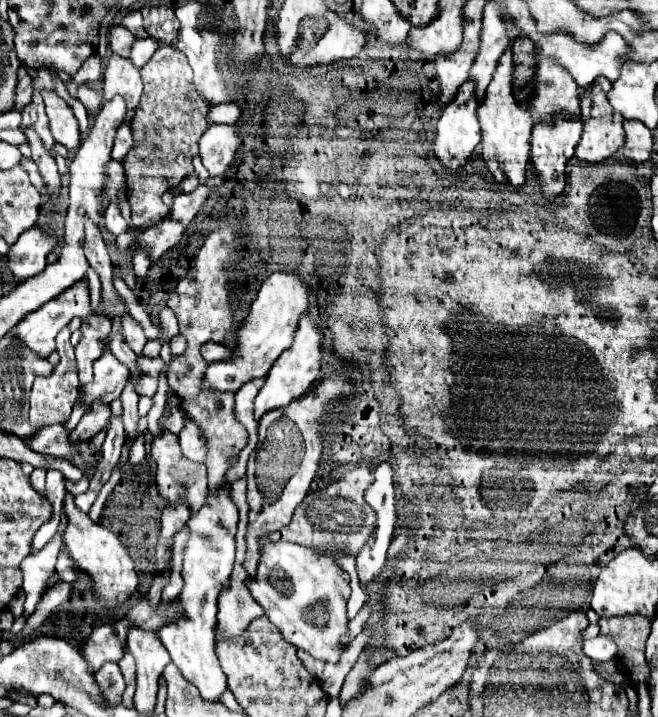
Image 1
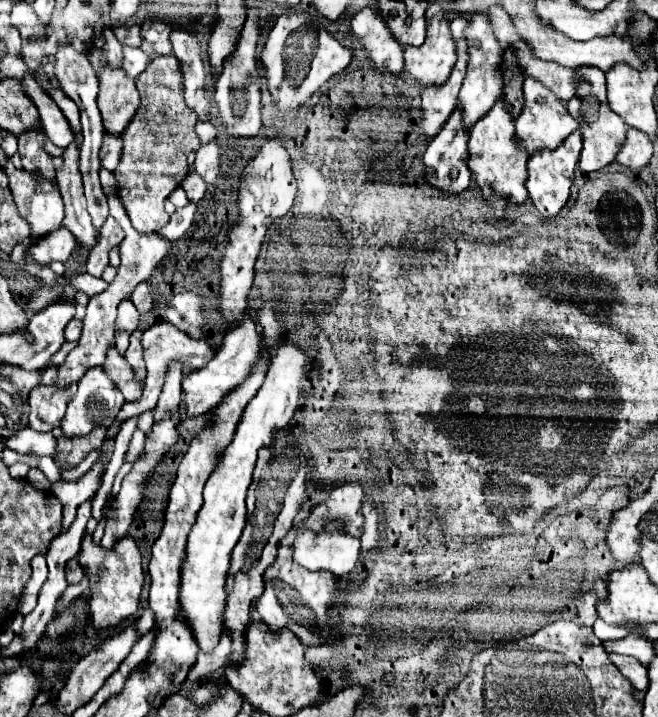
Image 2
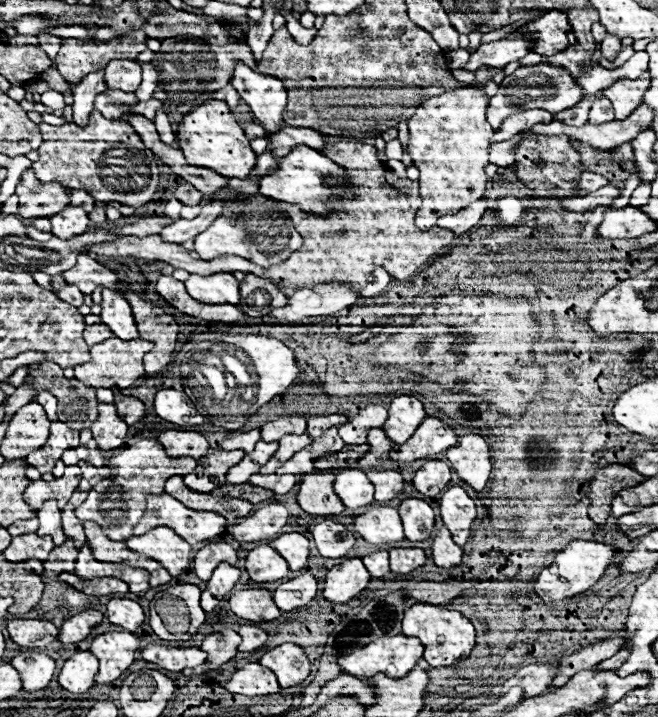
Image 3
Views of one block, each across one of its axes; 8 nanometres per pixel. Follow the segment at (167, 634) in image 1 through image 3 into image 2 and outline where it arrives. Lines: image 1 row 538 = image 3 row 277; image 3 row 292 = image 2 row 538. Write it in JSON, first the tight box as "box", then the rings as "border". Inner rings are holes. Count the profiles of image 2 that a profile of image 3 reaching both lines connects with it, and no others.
{"box":[182,342,308,652],"border":[[[286,342],[272,356],[270,370],[258,394],[246,406],[242,420],[236,428],[236,436],[232,444],[226,448],[220,466],[212,472],[210,480],[204,486],[204,506],[198,512],[198,520],[188,536],[186,564],[182,566],[182,612],[186,612],[186,620],[190,620],[194,628],[194,638],[198,646],[206,652],[214,650],[220,632],[222,632],[222,616],[226,608],[226,572],[230,568],[230,554],[240,540],[242,528],[246,524],[246,492],[252,484],[252,472],[258,460],[260,448],[270,448],[274,442],[274,434],[284,430],[294,412],[298,410],[300,398],[300,382],[306,378],[306,362],[308,356],[302,354],[292,342]]]}

